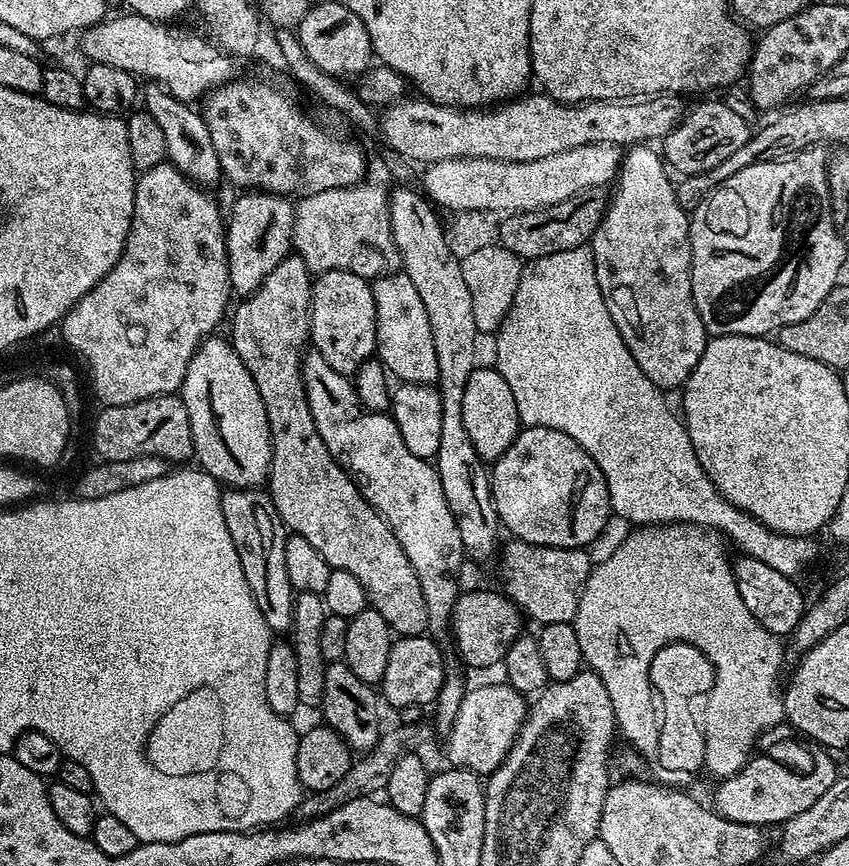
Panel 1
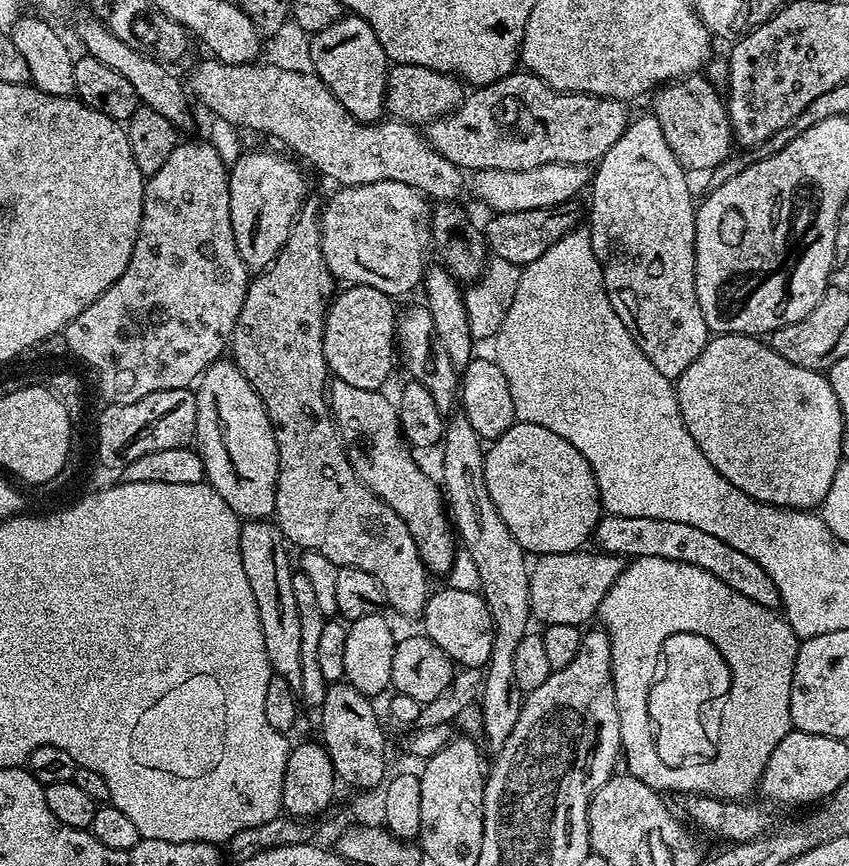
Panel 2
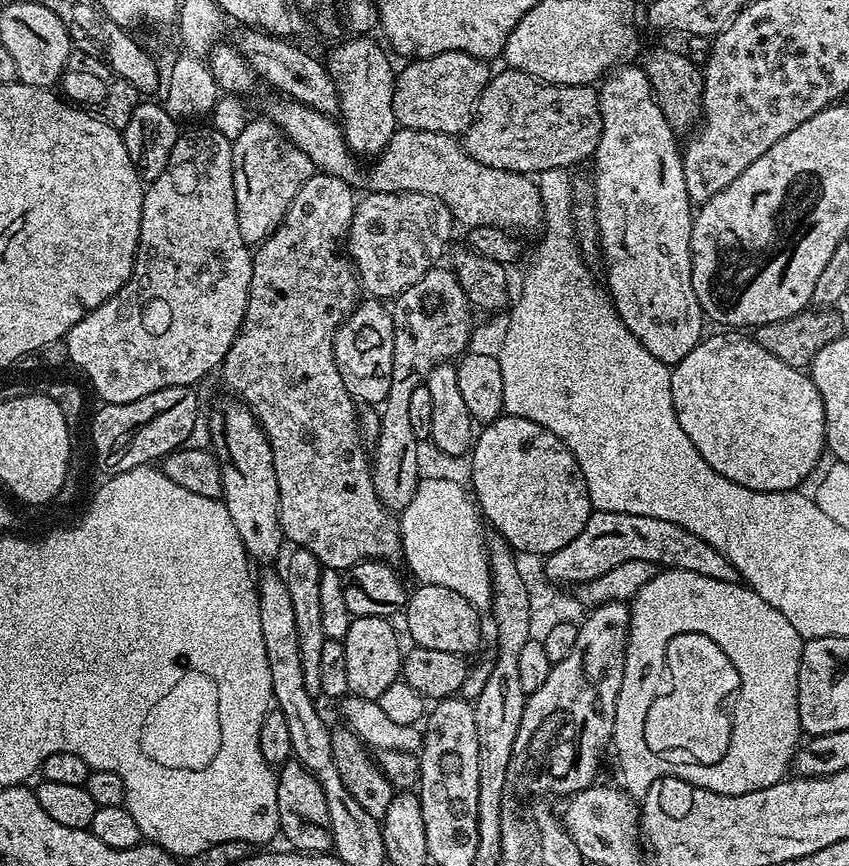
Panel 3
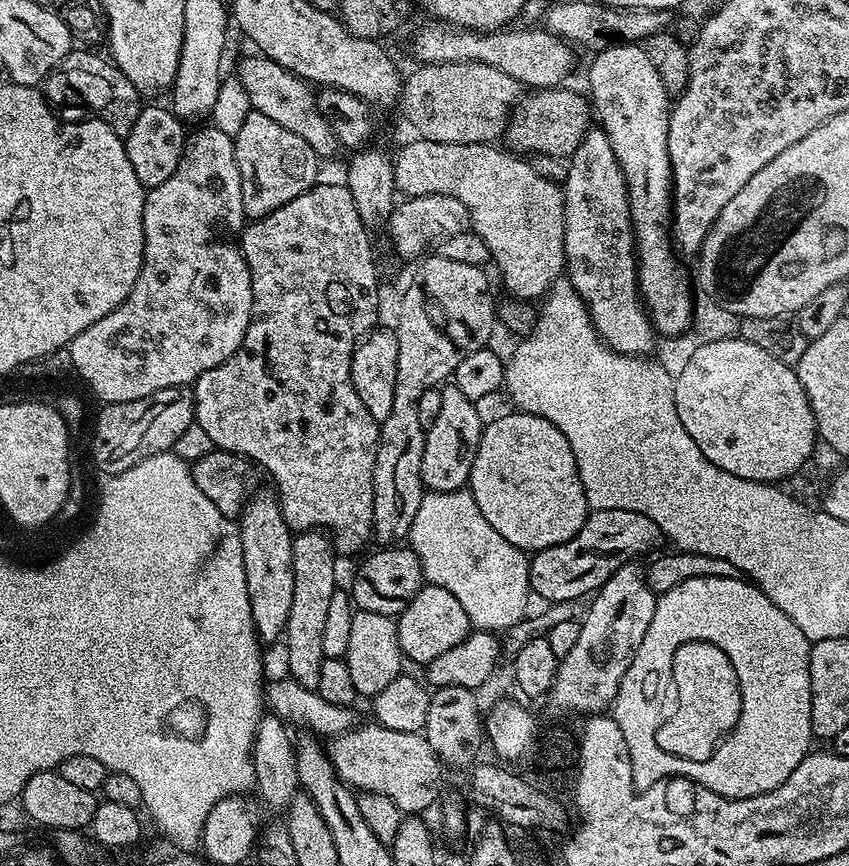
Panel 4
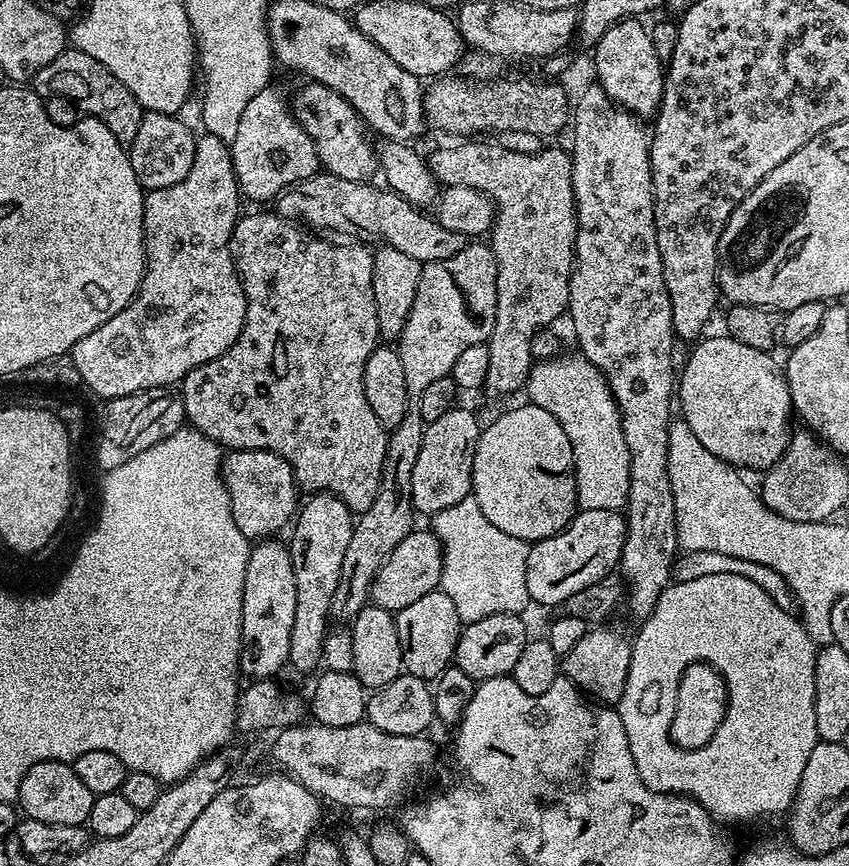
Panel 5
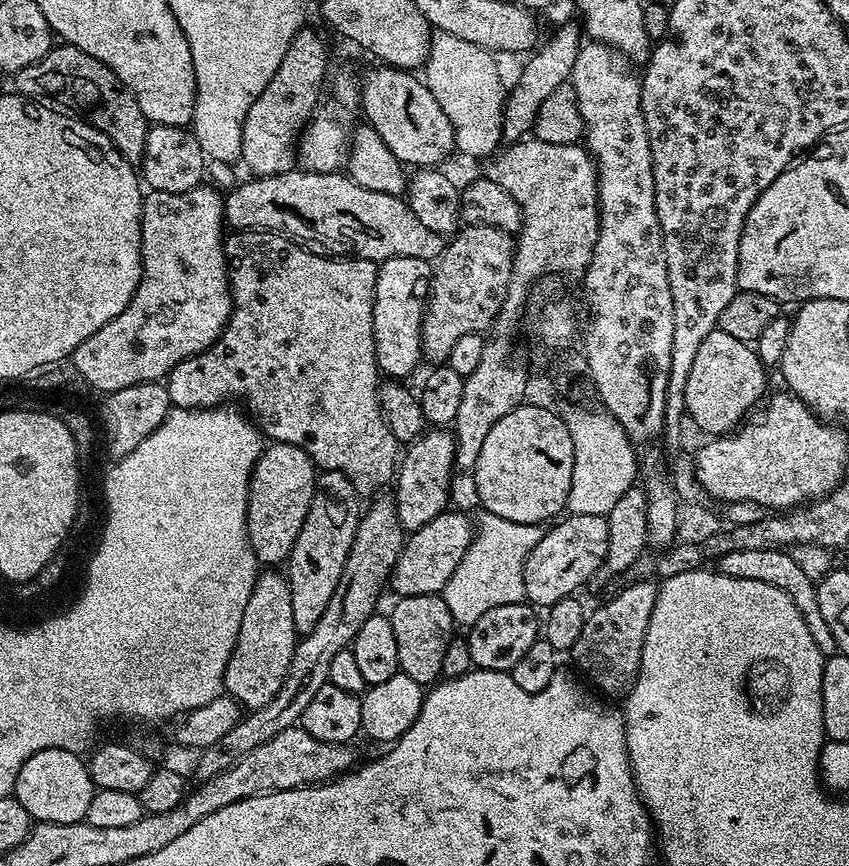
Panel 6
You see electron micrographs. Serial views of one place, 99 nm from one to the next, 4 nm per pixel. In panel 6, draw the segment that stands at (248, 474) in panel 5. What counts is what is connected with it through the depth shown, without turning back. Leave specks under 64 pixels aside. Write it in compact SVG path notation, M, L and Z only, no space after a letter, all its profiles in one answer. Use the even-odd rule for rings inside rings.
M269 443L256 459L248 483L248 541L261 565L283 565L290 550L294 550L294 541L302 530L302 522L306 522L306 513L310 511L310 502L316 493L317 475L318 466L310 458L310 454L293 444Z

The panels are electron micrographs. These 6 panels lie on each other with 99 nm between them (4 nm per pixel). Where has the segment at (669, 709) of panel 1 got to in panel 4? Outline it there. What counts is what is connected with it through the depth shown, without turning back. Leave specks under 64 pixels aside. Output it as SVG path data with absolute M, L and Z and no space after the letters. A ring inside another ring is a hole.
M691 640L683 643L675 651L671 662L670 682L676 688L678 708L669 722L661 721L657 725L655 741L668 754L674 754L681 760L694 762L705 761L716 752L717 745L731 732L741 716L741 688L738 686L737 675L733 663L725 652L713 643L704 640Z

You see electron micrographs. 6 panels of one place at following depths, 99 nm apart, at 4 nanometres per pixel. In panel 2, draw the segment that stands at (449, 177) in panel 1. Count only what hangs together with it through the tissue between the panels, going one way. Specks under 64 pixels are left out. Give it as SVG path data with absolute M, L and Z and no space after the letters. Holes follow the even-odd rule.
M546 163L532 170L484 170L475 173L470 188L490 208L497 212L517 212L556 207L569 203L590 182L590 170L583 164Z

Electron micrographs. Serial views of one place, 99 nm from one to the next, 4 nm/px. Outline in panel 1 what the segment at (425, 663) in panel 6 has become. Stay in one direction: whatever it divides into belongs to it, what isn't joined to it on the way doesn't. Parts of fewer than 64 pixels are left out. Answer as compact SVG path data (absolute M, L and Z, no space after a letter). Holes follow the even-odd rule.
M461 592L452 610L450 633L456 643L456 652L472 668L488 668L491 664L499 665L503 661L510 642L522 634L520 618L522 612L515 601L499 592Z

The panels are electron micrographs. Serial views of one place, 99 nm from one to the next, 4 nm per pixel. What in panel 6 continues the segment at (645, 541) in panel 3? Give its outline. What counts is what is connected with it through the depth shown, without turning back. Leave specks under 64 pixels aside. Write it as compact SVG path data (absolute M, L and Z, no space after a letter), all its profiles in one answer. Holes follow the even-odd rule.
M568 514L559 522L553 523L545 531L542 542L530 550L524 563L524 595L527 603L533 606L551 606L559 600L569 599L579 588L583 589L606 558L607 538L607 522L602 516Z

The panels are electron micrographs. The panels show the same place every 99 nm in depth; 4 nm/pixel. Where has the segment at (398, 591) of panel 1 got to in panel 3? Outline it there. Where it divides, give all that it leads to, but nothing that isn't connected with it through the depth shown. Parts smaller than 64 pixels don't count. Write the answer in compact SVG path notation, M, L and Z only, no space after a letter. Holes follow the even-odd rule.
M317 171L294 194L294 202L290 202L290 210L282 218L282 222L264 241L252 252L252 277L250 278L250 294L244 321L239 334L234 338L234 346L226 354L222 365L224 372L224 384L229 388L233 397L239 398L248 405L248 409L256 415L256 421L264 428L266 438L270 442L270 450L274 454L274 474L278 478L278 498L280 499L280 525L284 531L284 539L289 545L296 548L305 548L318 558L321 566L343 570L354 566L363 560L382 560L392 562L401 555L400 548L400 521L393 513L385 508L374 490L370 456L364 447L365 441L360 434L360 422L358 419L358 404L346 390L342 382L342 374L338 374L338 366L334 362L333 338L336 337L336 329L347 316L356 309L362 299L362 285L356 271L356 265L348 259L342 251L342 241L347 237L348 227L358 207L357 197L352 197L353 185L345 182L342 178L332 176L328 172Z

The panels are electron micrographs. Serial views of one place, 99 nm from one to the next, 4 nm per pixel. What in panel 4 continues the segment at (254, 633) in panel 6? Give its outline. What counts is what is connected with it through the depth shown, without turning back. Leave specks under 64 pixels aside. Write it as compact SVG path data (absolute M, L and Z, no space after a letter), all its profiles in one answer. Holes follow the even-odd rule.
M271 491L262 492L257 497L251 497L248 504L245 505L243 512L238 517L238 527L240 530L240 541L242 542L242 562L246 566L246 590L250 594L250 610L254 618L254 626L256 627L256 634L261 641L268 642L268 640L279 641L284 635L284 627L290 618L290 601L294 599L294 570L292 569L292 537L294 535L292 529L286 526L286 522L282 518L282 510L280 509L279 499Z

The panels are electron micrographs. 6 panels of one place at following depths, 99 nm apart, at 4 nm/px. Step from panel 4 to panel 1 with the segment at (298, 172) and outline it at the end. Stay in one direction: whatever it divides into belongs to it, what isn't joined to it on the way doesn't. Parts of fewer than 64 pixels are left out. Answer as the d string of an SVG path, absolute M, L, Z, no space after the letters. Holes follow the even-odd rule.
M248 190L232 204L232 213L226 216L226 231L224 241L228 247L228 269L230 270L230 282L232 291L237 297L243 298L250 295L290 254L292 248L292 221L294 219L294 204L289 197L278 196L275 192L262 192L259 190Z

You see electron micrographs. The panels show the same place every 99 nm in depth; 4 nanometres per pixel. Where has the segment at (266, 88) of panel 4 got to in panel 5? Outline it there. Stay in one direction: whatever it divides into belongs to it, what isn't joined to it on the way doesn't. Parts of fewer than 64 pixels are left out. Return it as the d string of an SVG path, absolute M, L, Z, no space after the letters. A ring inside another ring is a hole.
M304 82L304 85L290 96L290 107L294 119L300 123L302 130L306 130L310 142L314 142L314 150L323 171L357 182L371 181L372 175L377 175L378 161L373 141L368 141L369 133L364 121L354 110L354 106L350 106L346 98L342 98L342 94L330 90L330 86Z

